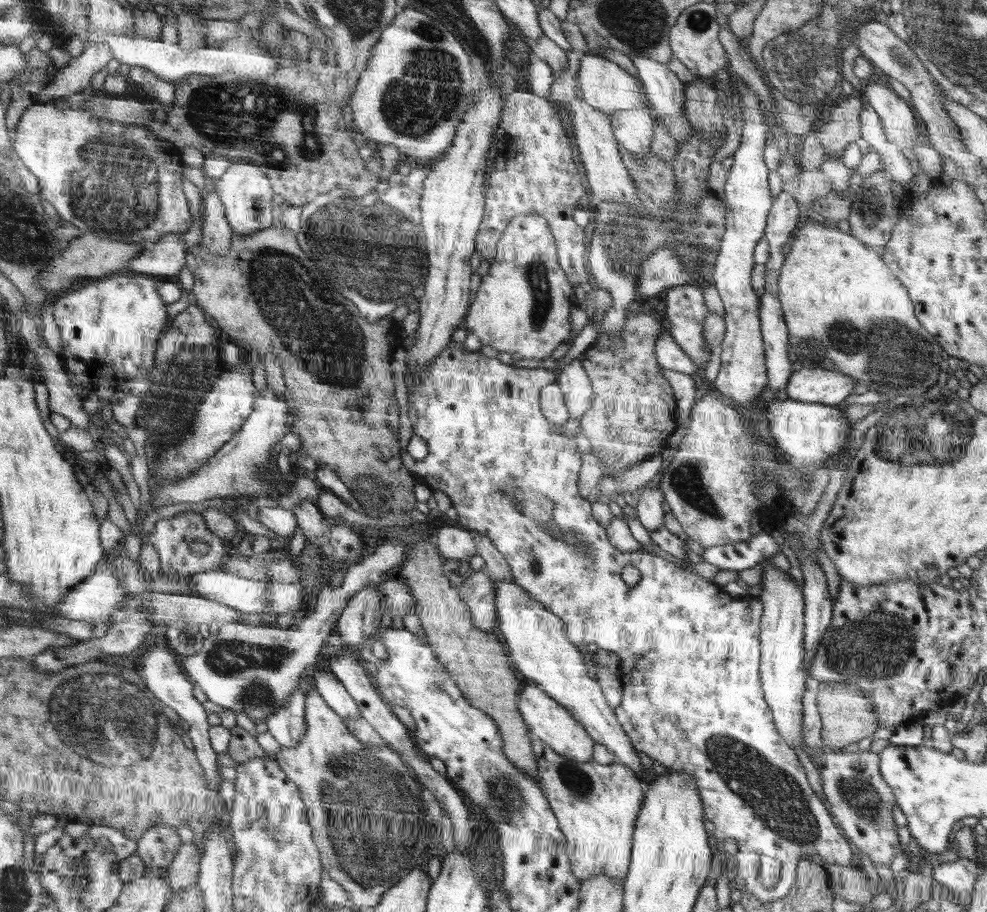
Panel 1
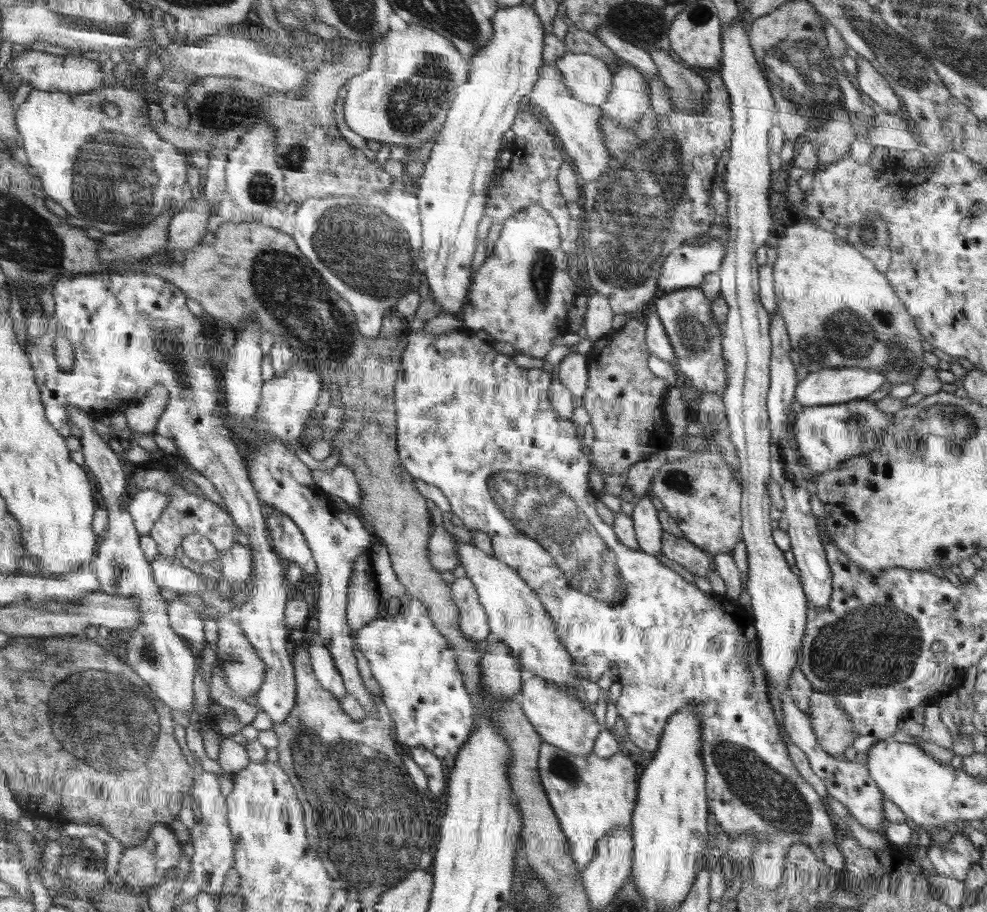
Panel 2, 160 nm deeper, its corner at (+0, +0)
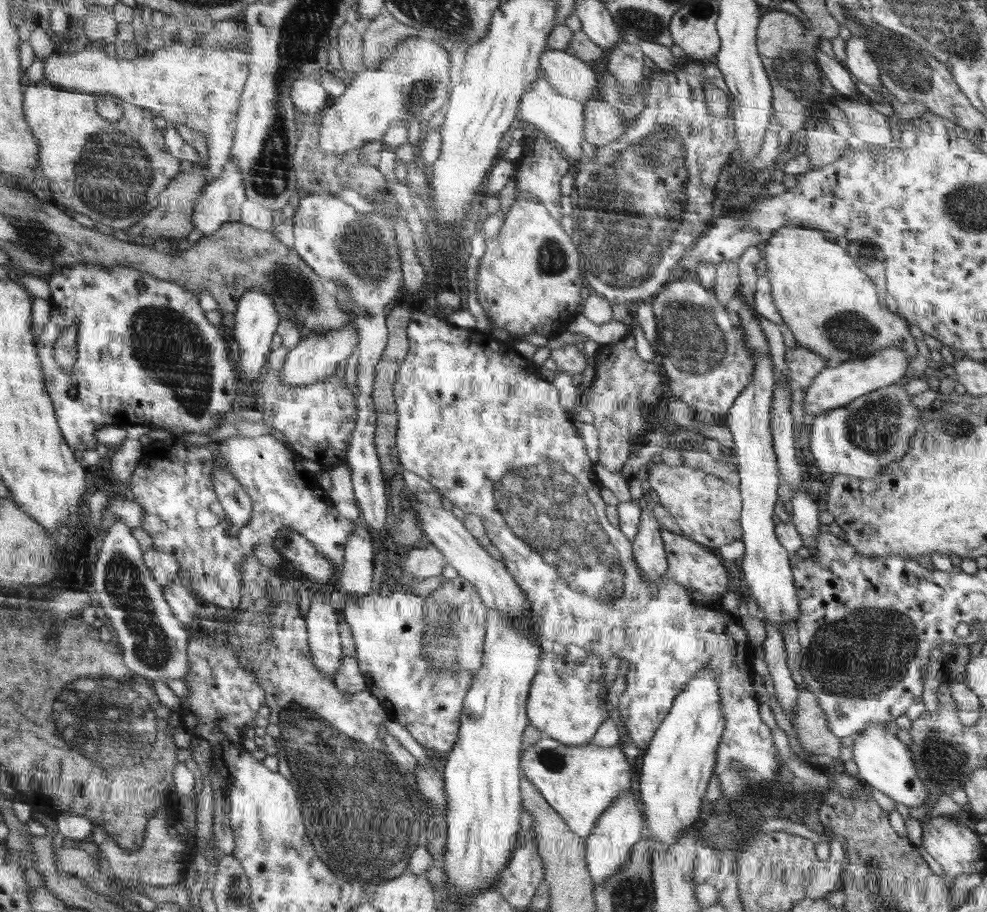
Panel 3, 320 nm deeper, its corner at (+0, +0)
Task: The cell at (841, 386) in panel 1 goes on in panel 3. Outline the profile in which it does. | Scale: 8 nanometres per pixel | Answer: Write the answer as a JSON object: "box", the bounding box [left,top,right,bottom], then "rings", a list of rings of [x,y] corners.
{"box":[804,347,909,416],"rings":[[[886,347],[862,360],[850,360],[829,365],[820,371],[814,382],[804,390],[804,412],[818,416],[828,410],[843,407],[868,392],[894,384],[906,375],[909,360],[900,347]]]}

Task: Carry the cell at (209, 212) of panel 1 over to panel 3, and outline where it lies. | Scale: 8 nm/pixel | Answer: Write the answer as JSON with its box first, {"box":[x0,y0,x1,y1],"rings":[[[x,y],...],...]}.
{"box":[43,42,248,182],"rings":[[[96,42],[86,45],[80,52],[61,54],[54,52],[43,59],[46,80],[54,86],[69,91],[84,92],[87,94],[108,95],[117,97],[139,108],[146,108],[152,115],[162,117],[168,124],[184,125],[201,132],[206,139],[208,161],[201,165],[206,172],[208,182],[223,174],[225,164],[231,157],[232,144],[235,139],[235,120],[239,104],[242,101],[243,90],[246,88],[246,76],[248,75],[248,55],[230,44],[214,47],[204,47],[201,43],[193,46],[183,46],[181,43],[171,42],[155,51],[147,53],[143,51],[132,59],[124,59],[122,55],[109,56]]]}

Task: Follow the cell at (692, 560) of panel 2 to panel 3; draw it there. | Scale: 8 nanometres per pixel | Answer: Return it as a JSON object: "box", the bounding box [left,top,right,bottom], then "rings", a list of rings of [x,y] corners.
{"box":[662,529,730,603],"rings":[[[662,529],[662,539],[667,552],[667,572],[664,576],[682,587],[692,588],[692,590],[688,590],[688,593],[699,592],[709,598],[711,603],[721,603],[722,597],[730,589],[727,566],[720,563],[714,554],[708,552],[707,546],[693,541],[684,534],[678,535]]]}

